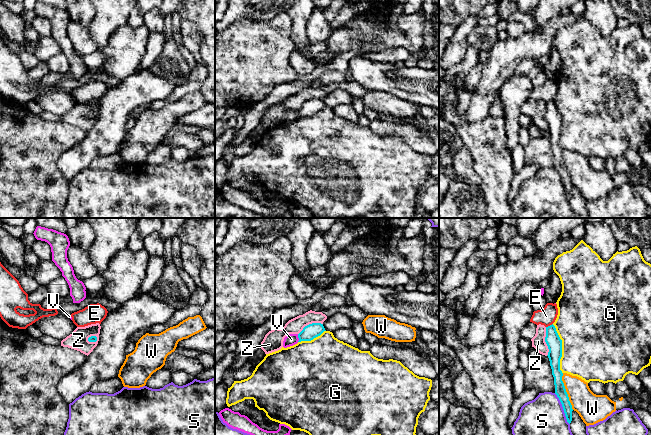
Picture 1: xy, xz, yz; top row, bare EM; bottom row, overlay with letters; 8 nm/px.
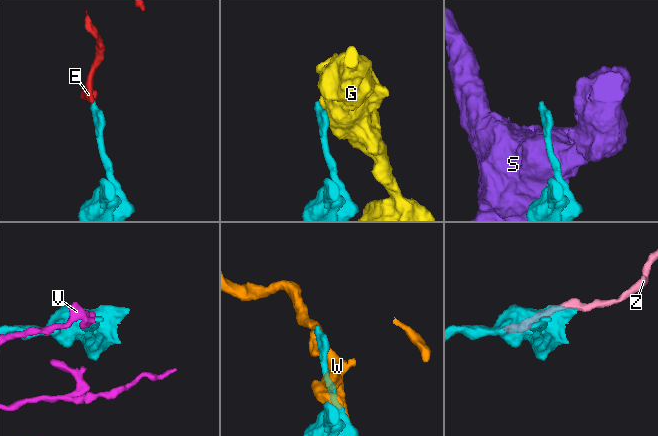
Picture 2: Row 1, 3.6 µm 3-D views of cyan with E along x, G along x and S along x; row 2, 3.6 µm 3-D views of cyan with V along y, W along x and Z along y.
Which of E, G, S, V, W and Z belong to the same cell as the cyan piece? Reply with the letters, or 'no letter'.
no letter

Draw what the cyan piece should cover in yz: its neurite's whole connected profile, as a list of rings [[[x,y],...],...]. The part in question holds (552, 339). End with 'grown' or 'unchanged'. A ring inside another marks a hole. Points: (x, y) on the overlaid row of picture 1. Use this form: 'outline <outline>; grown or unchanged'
outline [[[552,324],[546,327],[545,342],[548,346],[548,358],[552,369],[552,375],[554,377],[555,394],[559,398],[567,422],[570,424],[572,421],[572,405],[569,401],[568,394],[566,392],[564,383],[562,381],[563,373],[560,370],[560,359],[562,357],[562,340],[560,339],[555,326]]]; unchanged

